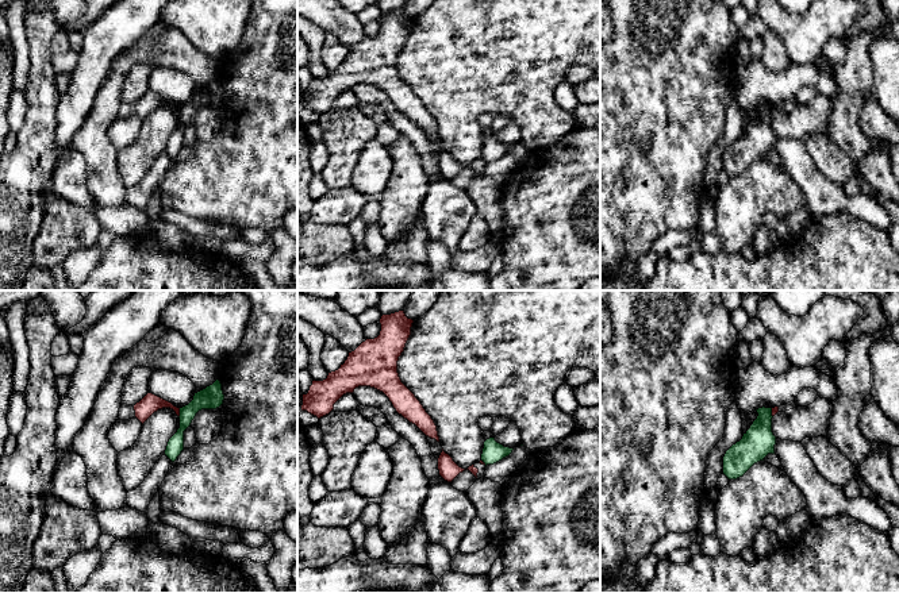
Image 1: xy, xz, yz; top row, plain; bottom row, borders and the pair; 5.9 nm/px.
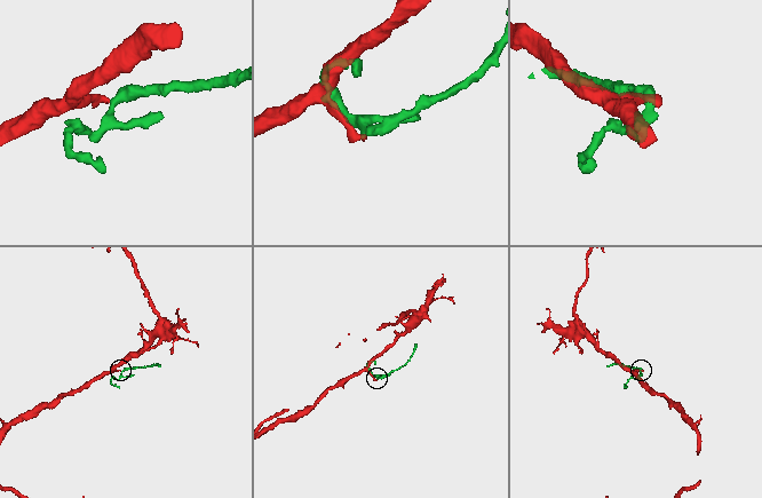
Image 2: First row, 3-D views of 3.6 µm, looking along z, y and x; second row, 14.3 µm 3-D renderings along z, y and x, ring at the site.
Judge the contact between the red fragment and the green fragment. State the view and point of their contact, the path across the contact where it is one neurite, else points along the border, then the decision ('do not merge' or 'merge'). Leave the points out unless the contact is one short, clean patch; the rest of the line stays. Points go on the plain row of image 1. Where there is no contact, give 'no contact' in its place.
contact xy (179, 110); border xy (180, 106), (179, 114); do not merge

